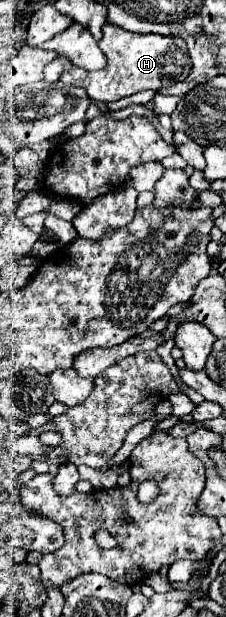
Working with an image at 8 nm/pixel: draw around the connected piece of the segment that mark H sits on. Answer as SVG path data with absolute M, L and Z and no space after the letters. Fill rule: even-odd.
M113 24L103 26L103 38L99 40L99 48L107 56L107 64L99 72L89 72L83 68L71 68L61 74L63 84L75 84L85 88L89 98L99 102L119 100L123 96L131 96L141 90L159 90L163 86L171 86L189 74L189 54L183 38L177 36L159 36L159 34L139 34L129 32Z

